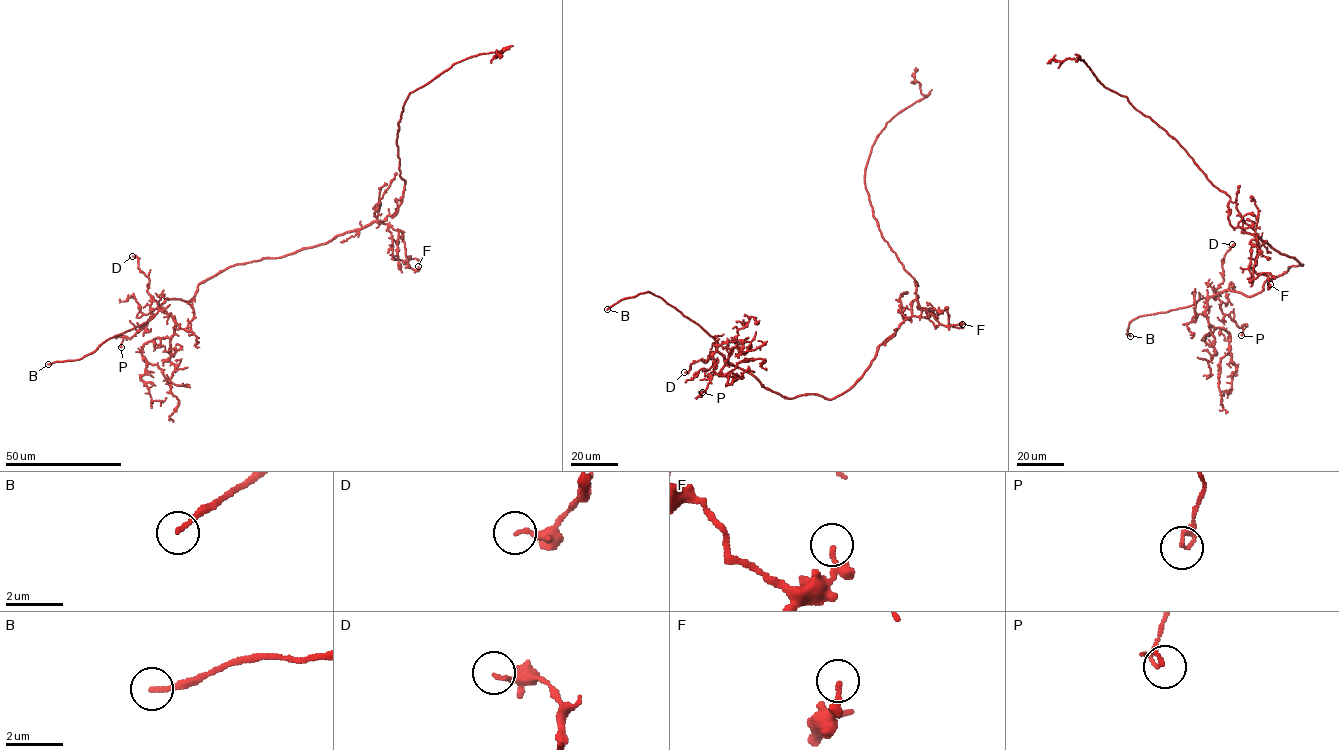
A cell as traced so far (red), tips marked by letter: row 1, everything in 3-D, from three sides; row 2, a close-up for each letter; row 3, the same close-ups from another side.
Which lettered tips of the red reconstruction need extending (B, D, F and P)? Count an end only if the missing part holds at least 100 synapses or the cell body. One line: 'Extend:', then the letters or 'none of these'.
Extend: B

